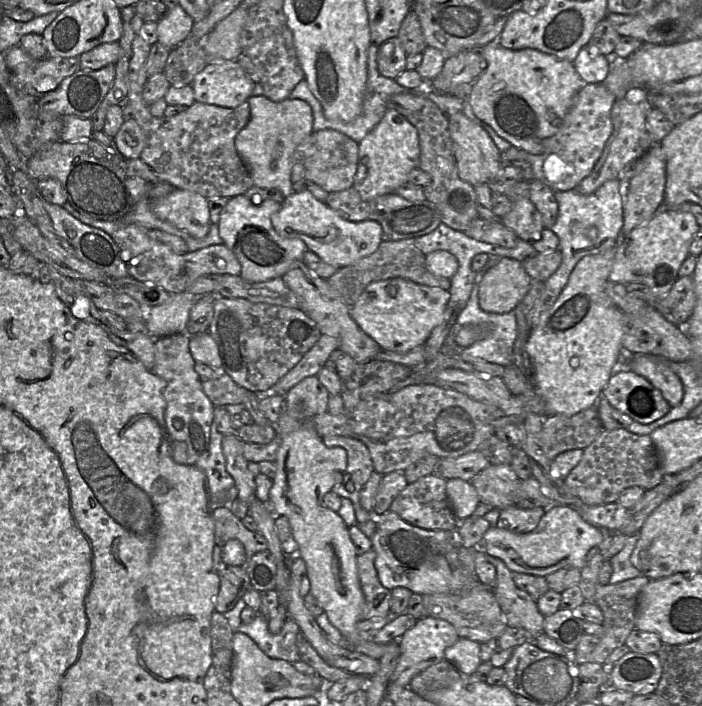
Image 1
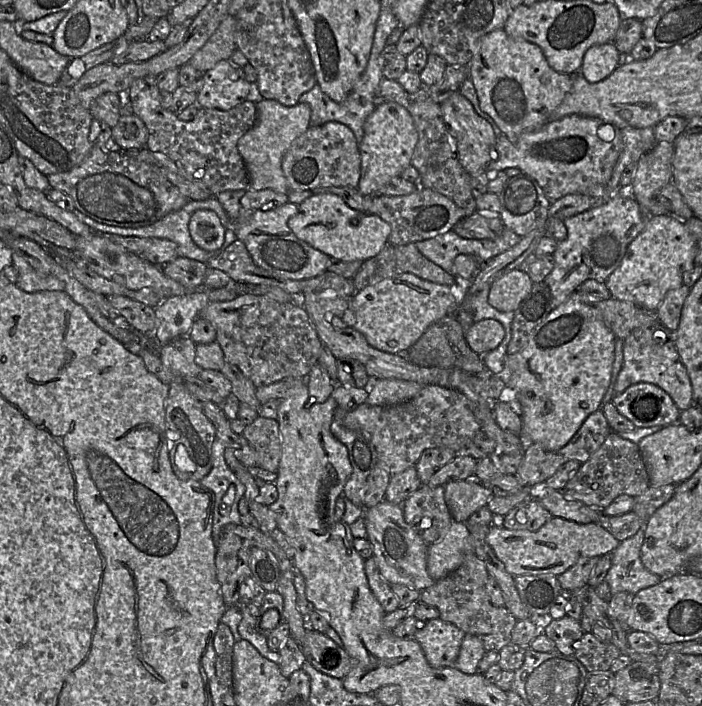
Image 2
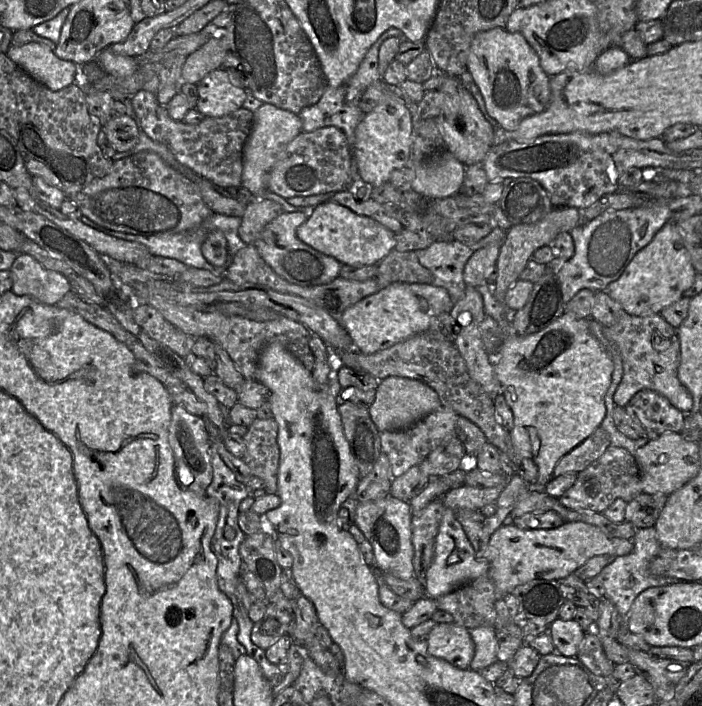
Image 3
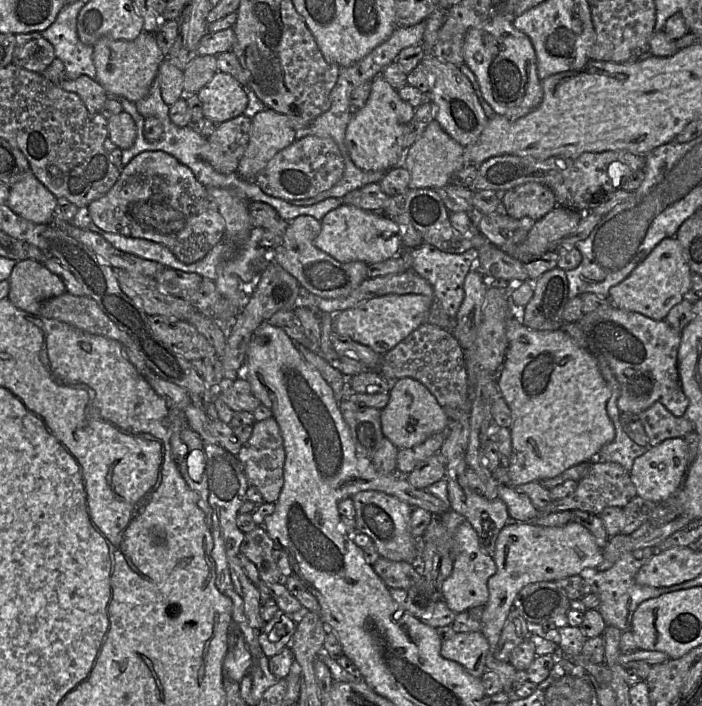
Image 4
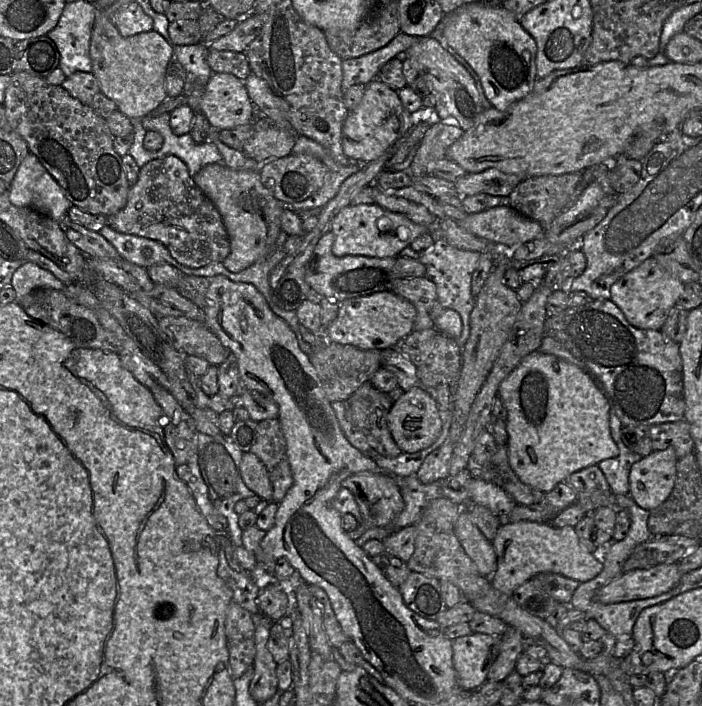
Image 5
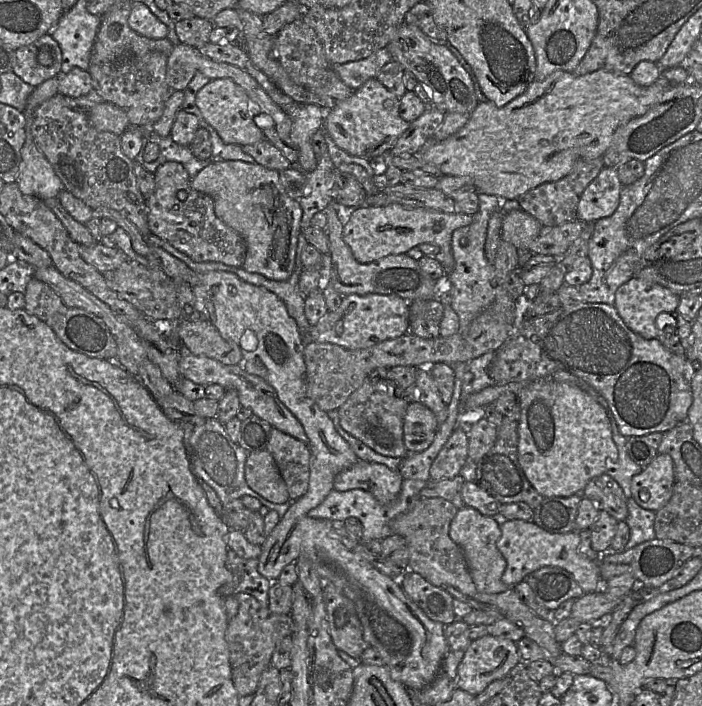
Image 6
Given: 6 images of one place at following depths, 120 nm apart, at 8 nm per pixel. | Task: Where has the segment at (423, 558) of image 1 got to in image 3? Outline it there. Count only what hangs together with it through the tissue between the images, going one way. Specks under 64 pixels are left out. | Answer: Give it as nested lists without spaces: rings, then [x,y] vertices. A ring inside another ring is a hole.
[[[388,495],[373,501],[359,502],[354,520],[354,524],[373,547],[376,567],[382,573],[390,573],[402,580],[415,577],[411,518],[410,501],[399,500]]]

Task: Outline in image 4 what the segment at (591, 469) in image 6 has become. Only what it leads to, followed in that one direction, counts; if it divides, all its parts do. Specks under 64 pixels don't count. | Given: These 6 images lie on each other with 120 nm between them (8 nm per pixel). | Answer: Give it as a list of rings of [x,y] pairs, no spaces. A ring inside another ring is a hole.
[[[512,305],[511,314],[507,318],[506,336],[508,340],[508,349],[503,366],[496,375],[496,382],[498,383],[502,397],[511,409],[512,414],[512,424],[509,428],[512,453],[508,474],[513,487],[554,478],[575,465],[590,462],[599,454],[603,446],[611,443],[615,439],[615,428],[607,413],[607,402],[611,397],[611,389],[600,372],[597,357],[587,347],[579,345],[570,335],[561,329],[554,331],[538,331],[526,327],[519,318],[518,314],[520,309],[521,307],[513,307]]]

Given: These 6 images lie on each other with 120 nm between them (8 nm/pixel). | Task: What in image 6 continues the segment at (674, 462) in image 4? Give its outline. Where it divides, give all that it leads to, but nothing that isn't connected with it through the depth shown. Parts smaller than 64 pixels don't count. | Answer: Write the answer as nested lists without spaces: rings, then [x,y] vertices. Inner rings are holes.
[[[659,453],[648,466],[632,477],[631,496],[640,507],[656,512],[671,498],[674,483],[672,457]]]

